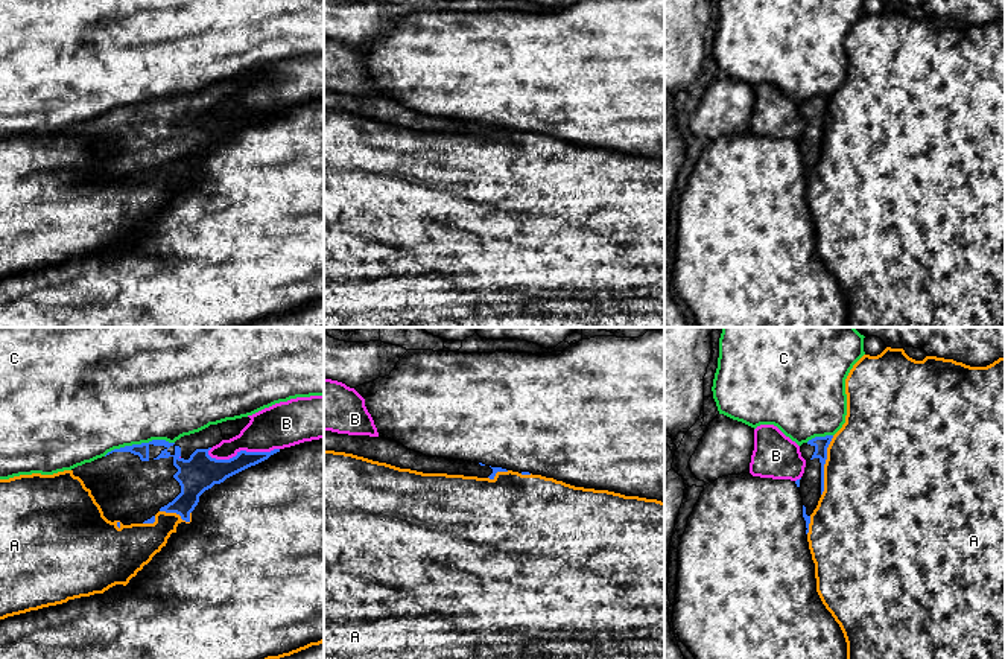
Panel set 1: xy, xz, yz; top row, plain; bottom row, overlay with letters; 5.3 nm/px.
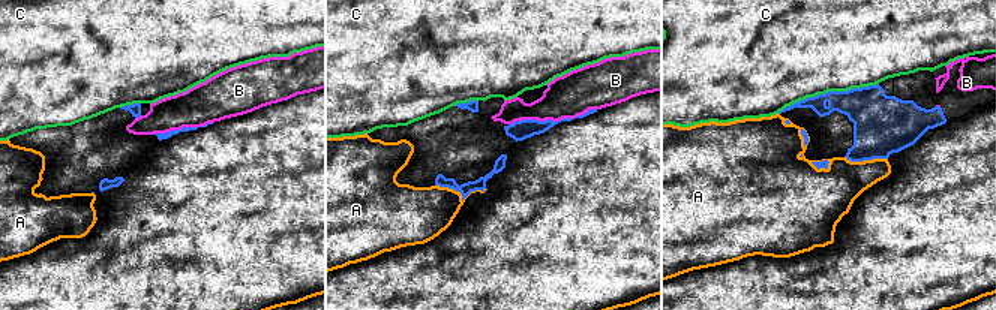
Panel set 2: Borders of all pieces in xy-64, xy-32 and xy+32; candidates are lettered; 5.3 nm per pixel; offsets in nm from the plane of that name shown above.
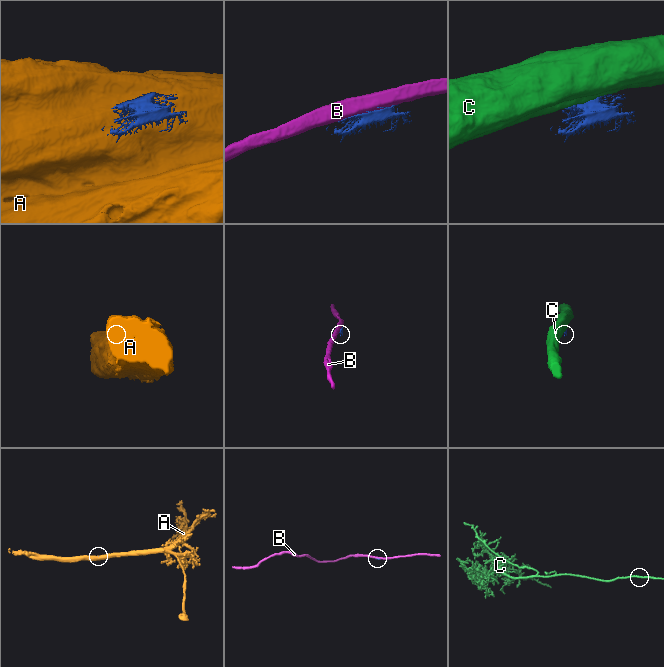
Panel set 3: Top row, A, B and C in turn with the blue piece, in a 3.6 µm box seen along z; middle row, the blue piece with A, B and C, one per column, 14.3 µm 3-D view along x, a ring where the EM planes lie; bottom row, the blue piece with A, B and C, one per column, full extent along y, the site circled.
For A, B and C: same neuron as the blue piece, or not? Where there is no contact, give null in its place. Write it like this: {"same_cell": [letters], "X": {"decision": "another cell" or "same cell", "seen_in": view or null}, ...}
{"same_cell": [], "A": {"decision": "another cell", "seen_in": "yz"}, "B": {"decision": "another cell", "seen_in": "xy"}, "C": {"decision": "another cell", "seen_in": "xy"}}

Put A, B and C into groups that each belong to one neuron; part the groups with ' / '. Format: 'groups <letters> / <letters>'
groups A / B / C

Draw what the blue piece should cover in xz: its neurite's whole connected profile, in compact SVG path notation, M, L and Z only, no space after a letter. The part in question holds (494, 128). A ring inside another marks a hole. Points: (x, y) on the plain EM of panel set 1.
M324 90L324 110L353 113L373 120L423 132L447 132L494 138L497 131L508 131L506 128L491 126L482 122L476 123L461 119L426 116L394 99L382 96L348 94L331 90Z

